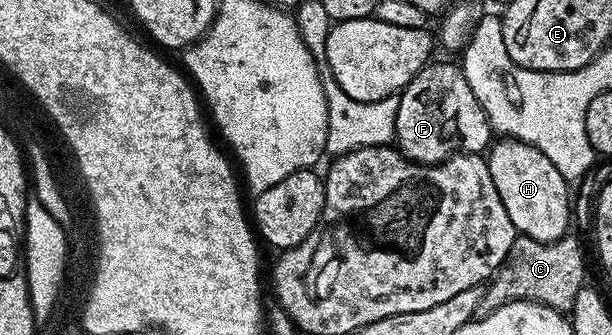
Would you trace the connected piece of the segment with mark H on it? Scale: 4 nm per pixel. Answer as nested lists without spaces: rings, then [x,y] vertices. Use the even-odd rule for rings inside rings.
[[[501,137],[493,148],[488,148],[487,162],[491,181],[495,181],[495,189],[499,193],[499,201],[503,201],[503,209],[507,209],[507,217],[511,217],[511,225],[522,235],[535,241],[553,243],[562,239],[570,230],[569,227],[569,187],[570,184],[551,165],[551,157],[547,157],[535,145],[527,145],[518,139]]]

